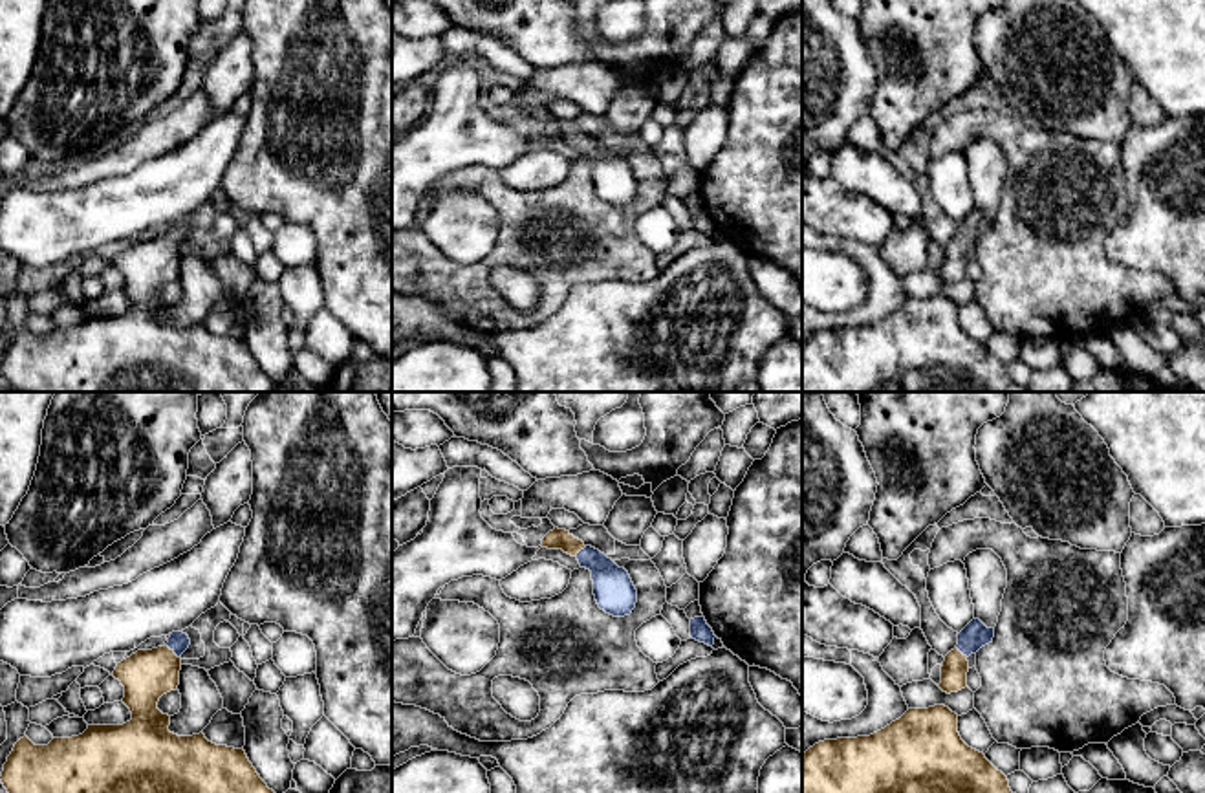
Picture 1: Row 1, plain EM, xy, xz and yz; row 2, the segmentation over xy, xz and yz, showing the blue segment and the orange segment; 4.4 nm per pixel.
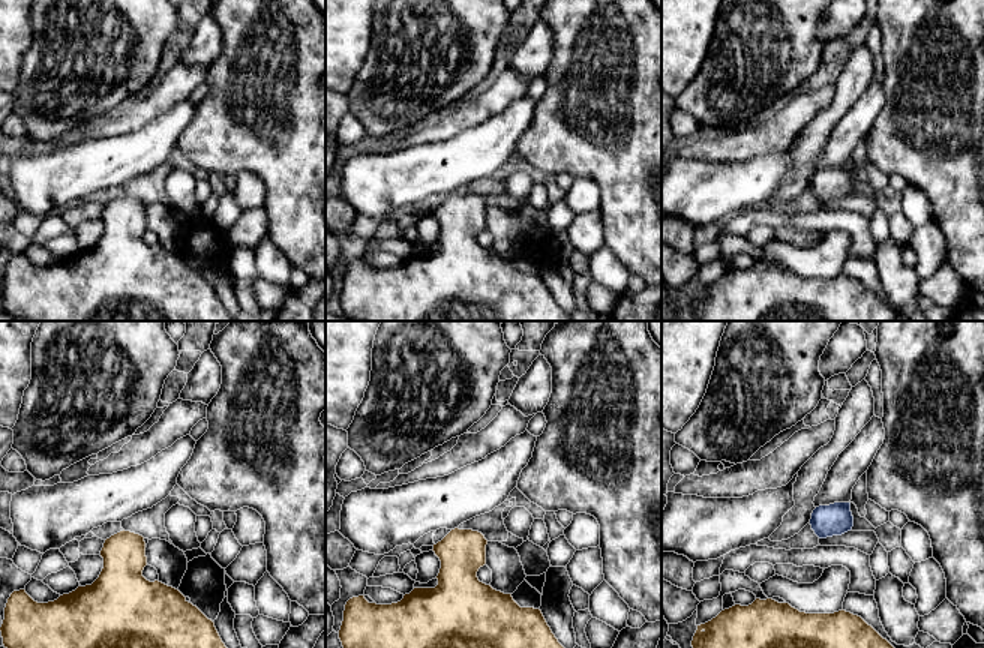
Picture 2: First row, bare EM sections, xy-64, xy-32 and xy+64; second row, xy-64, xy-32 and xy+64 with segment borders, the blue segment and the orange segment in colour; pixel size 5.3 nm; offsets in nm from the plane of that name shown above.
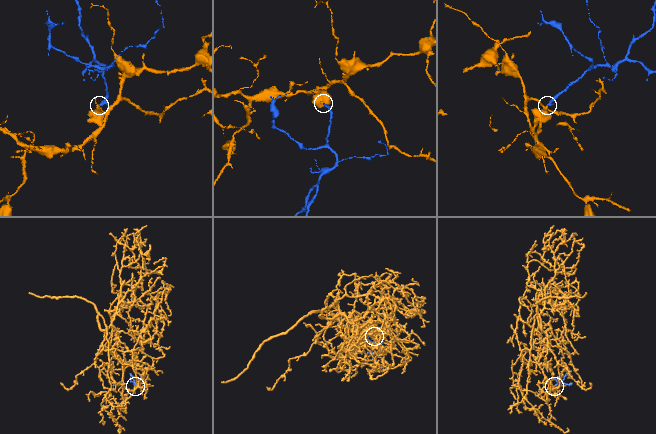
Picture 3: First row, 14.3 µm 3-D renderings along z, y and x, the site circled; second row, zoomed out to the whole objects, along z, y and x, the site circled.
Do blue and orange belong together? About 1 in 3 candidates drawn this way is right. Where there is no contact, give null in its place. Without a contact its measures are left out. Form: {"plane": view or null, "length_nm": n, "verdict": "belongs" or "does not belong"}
{"plane": "xy", "length_nm": 90, "verdict": "belongs"}

